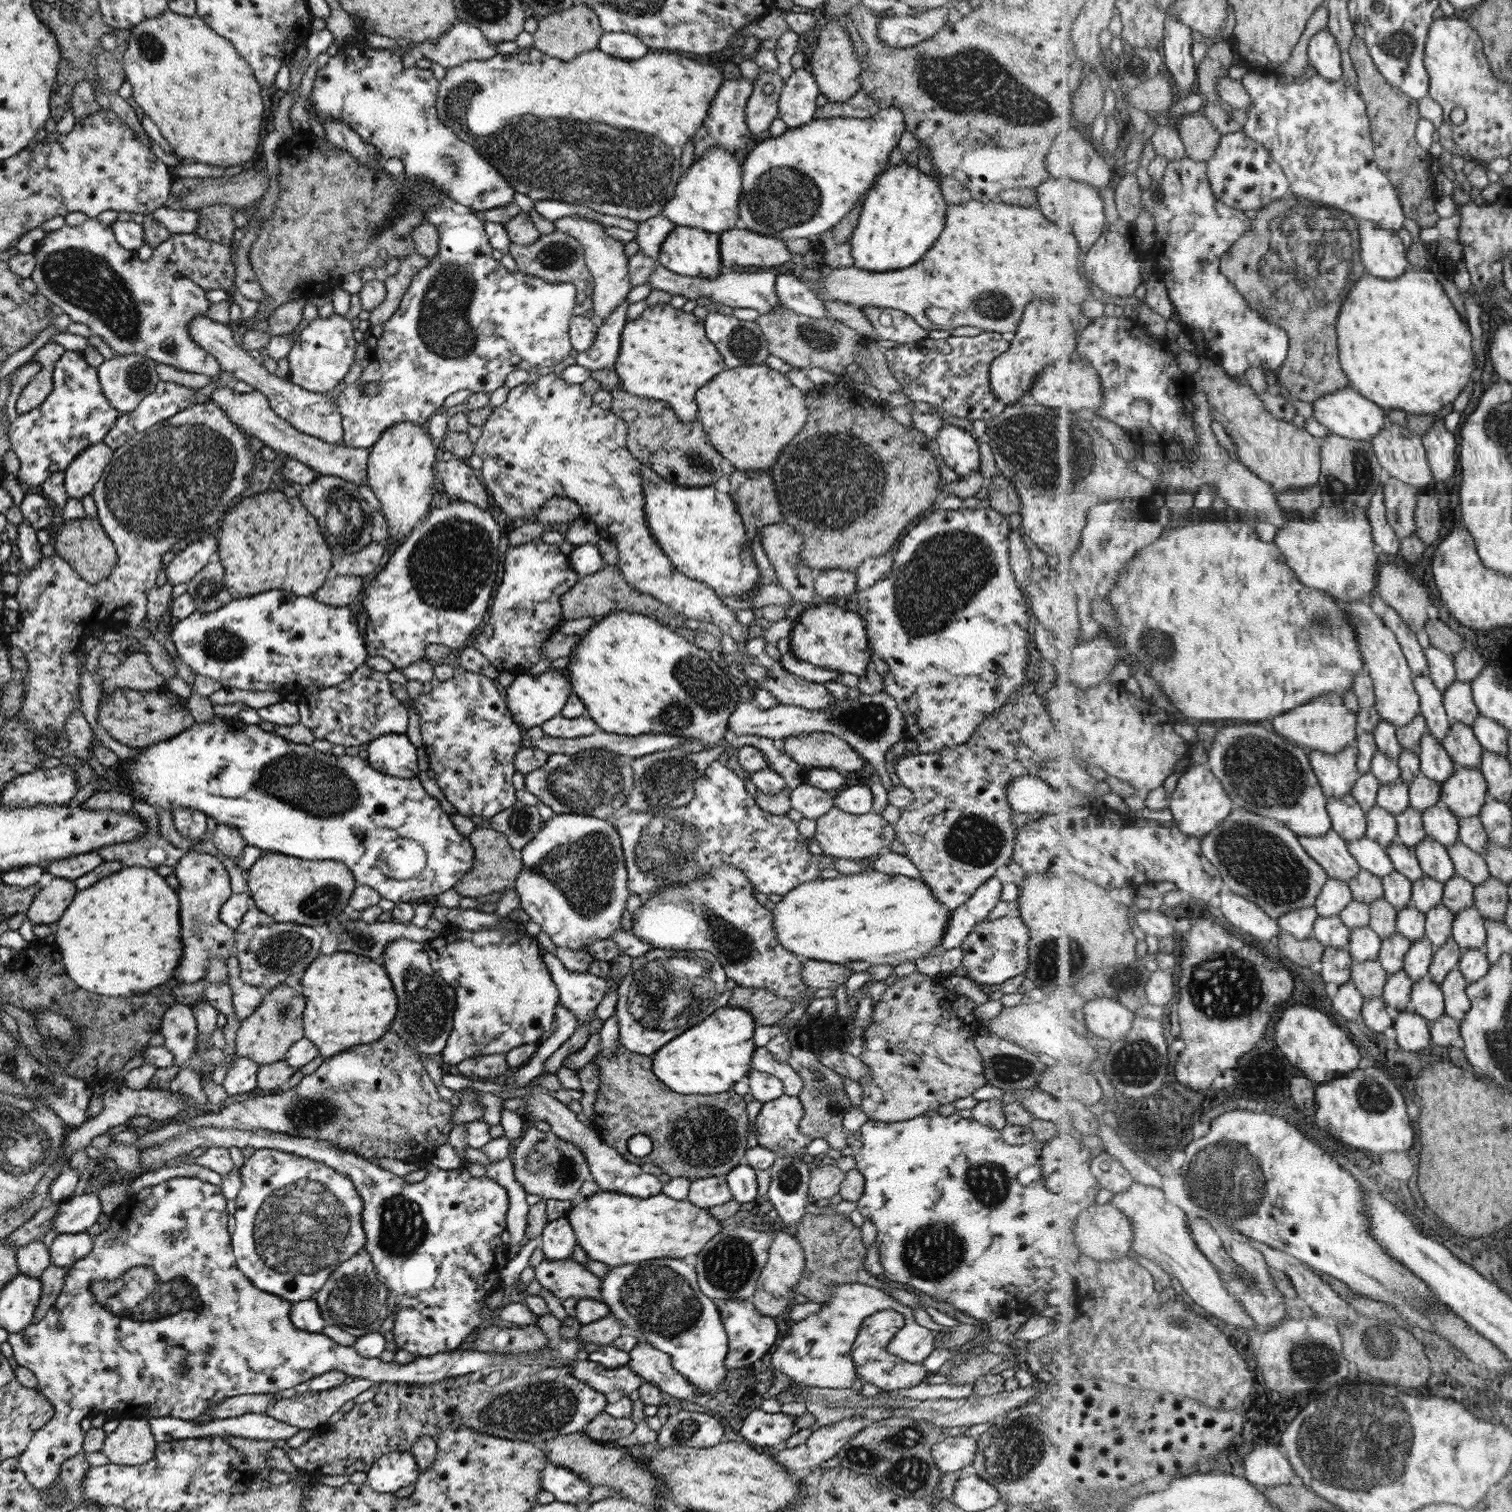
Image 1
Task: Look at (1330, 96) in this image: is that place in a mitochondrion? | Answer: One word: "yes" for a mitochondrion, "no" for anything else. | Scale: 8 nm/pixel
yes

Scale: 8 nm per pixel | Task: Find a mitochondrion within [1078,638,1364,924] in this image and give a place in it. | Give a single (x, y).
(1258, 860)

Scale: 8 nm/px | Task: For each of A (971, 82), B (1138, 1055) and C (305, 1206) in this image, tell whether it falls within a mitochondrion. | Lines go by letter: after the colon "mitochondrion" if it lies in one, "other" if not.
A: mitochondrion
B: mitochondrion
C: mitochondrion

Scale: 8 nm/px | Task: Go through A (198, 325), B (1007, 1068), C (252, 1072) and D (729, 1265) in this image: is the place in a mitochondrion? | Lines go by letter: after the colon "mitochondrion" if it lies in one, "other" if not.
A: other
B: mitochondrion
C: other
D: mitochondrion

